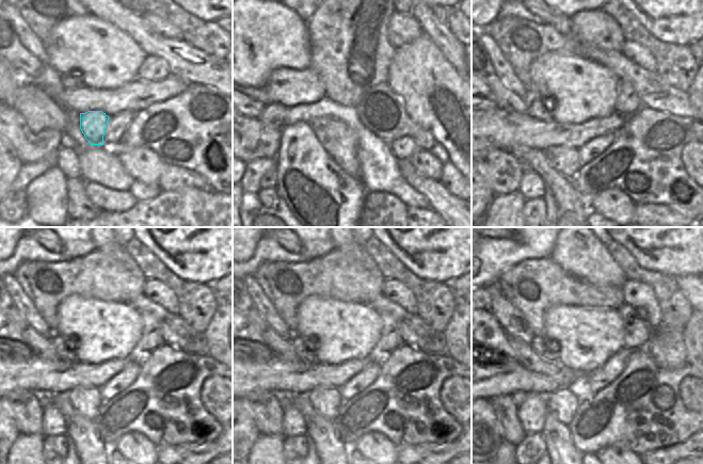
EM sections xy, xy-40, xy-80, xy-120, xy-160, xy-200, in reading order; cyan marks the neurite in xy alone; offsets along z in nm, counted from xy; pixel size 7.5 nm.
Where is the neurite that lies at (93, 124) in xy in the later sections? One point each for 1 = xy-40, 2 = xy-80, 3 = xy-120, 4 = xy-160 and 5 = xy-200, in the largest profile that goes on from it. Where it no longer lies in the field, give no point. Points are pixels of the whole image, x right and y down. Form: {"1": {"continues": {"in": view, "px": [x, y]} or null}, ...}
{"1": {"continues": {"in": "xy-40", "px": [323, 156]}}, "2": {"continues": {"in": "xy-80", "px": [565, 160]}}, "3": {"continues": {"in": "xy-120", "px": [88, 401]}}, "4": {"continues": {"in": "xy-160", "px": [326, 401]}}, "5": {"continues": {"in": "xy-200", "px": [563, 403]}}}

